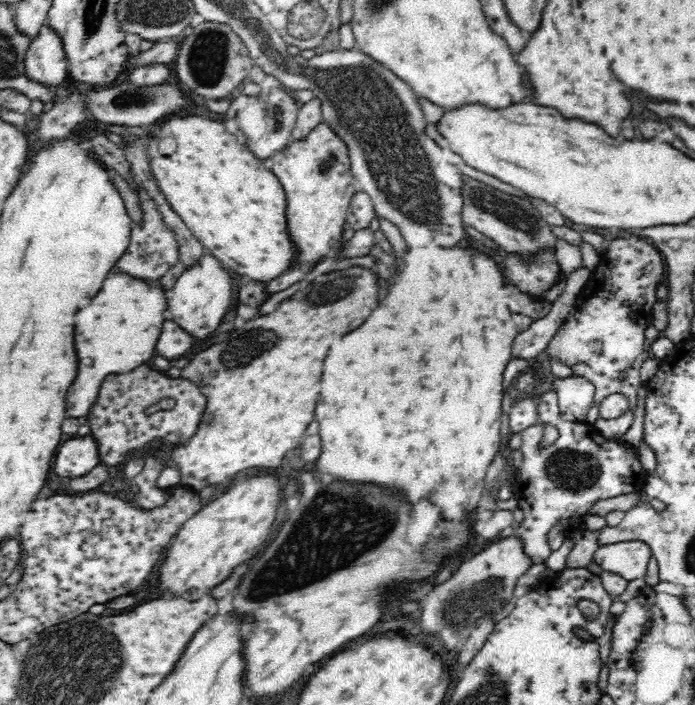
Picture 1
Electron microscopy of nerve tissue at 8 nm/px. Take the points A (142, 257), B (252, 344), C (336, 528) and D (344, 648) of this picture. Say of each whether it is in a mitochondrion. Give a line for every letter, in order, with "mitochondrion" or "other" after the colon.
A: mitochondrion
B: mitochondrion
C: mitochondrion
D: other

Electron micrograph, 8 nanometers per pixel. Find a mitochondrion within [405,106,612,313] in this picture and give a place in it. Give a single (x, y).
(518, 217)

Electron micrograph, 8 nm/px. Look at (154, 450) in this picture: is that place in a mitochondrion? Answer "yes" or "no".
no

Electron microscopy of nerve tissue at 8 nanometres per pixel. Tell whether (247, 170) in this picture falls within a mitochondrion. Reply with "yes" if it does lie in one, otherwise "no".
no

